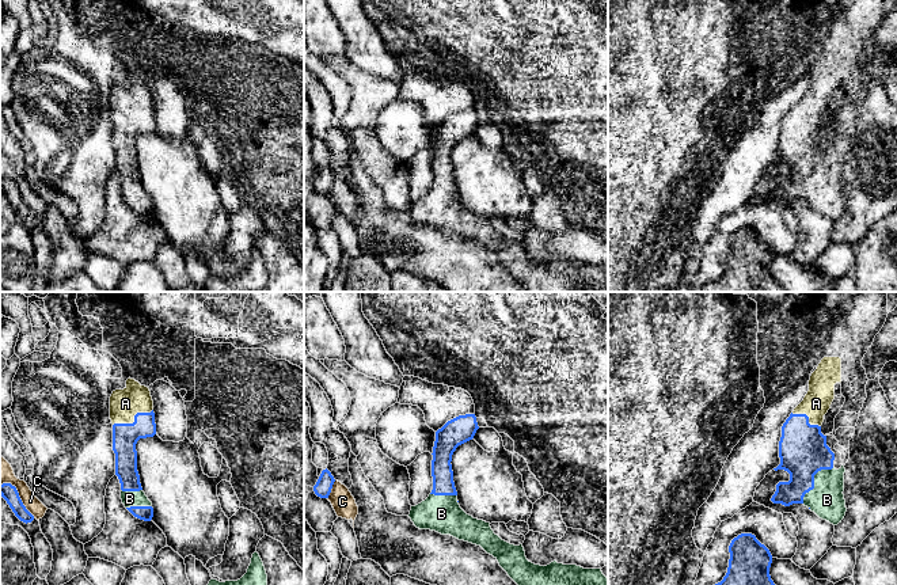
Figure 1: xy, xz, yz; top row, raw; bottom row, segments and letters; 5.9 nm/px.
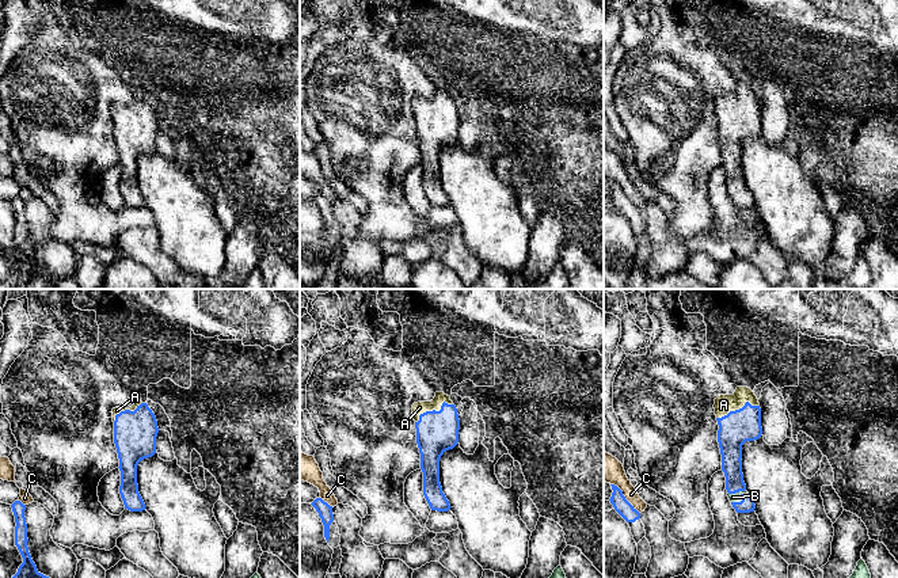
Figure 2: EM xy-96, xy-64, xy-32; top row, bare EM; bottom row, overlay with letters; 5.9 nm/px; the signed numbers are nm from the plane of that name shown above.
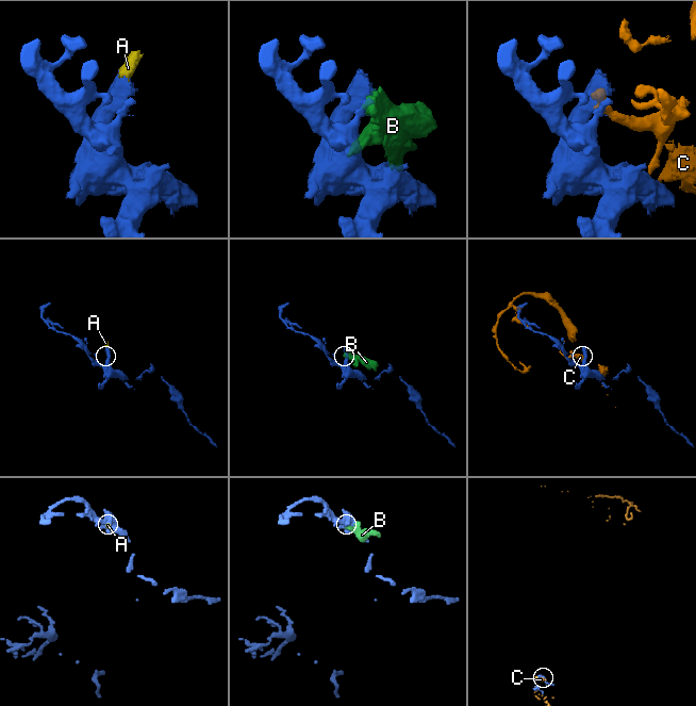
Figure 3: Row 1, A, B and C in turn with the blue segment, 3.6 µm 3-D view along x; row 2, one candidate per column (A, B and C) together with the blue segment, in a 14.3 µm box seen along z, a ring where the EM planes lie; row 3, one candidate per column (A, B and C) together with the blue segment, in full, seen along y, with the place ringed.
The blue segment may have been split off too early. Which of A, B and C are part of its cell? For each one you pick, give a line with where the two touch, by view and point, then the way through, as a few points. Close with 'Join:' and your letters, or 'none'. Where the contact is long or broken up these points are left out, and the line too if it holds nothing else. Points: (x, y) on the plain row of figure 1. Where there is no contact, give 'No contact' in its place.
A: Touches blue at xy (135, 116). Path across: xy (125, 132), (128, 122), (135, 116), (132, 106), (125, 99)
B: Touches blue at yz (813, 177). Path across: yz (802, 144), (809, 156), (813, 177), (827, 196)
Join: A, B

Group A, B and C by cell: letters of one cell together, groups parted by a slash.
A B / C

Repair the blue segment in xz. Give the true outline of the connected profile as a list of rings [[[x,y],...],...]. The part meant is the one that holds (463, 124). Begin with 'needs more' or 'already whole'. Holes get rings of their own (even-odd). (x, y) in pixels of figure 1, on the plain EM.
needs more; [[[475,110],[459,111],[448,117],[436,128],[433,143],[432,172],[433,186],[421,200],[411,202],[408,213],[419,225],[436,227],[480,242],[493,251],[508,271],[522,285],[525,292],[608,292],[608,274],[601,265],[584,265],[577,261],[563,261],[556,257],[547,262],[529,258],[522,240],[514,242],[502,236],[490,223],[490,219],[467,210],[457,198],[457,187],[453,178],[452,151],[456,144],[474,134],[479,125]]]

